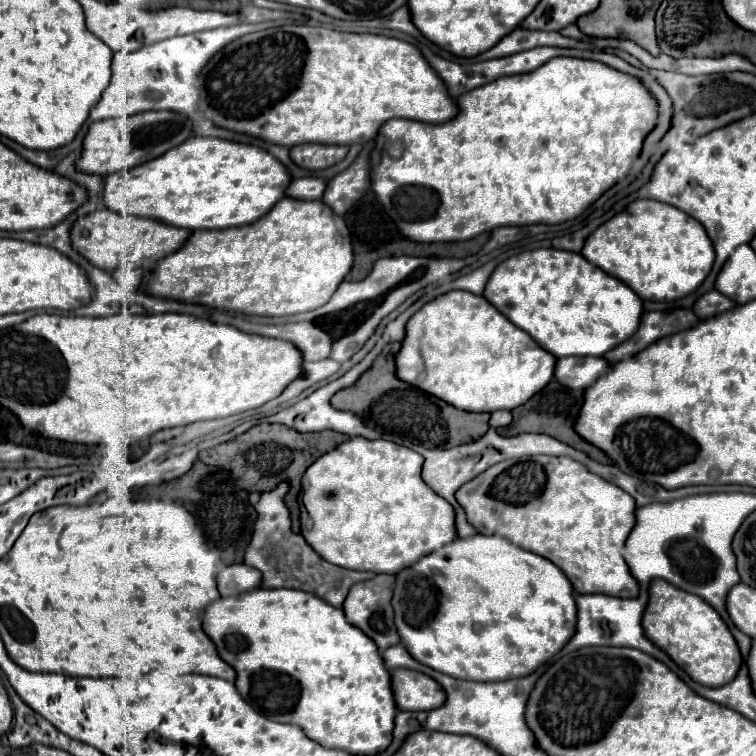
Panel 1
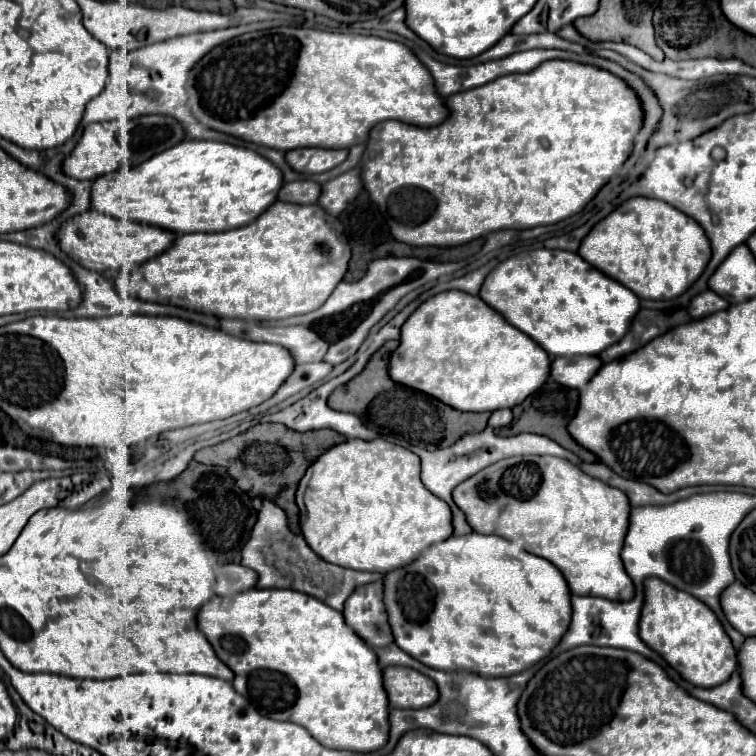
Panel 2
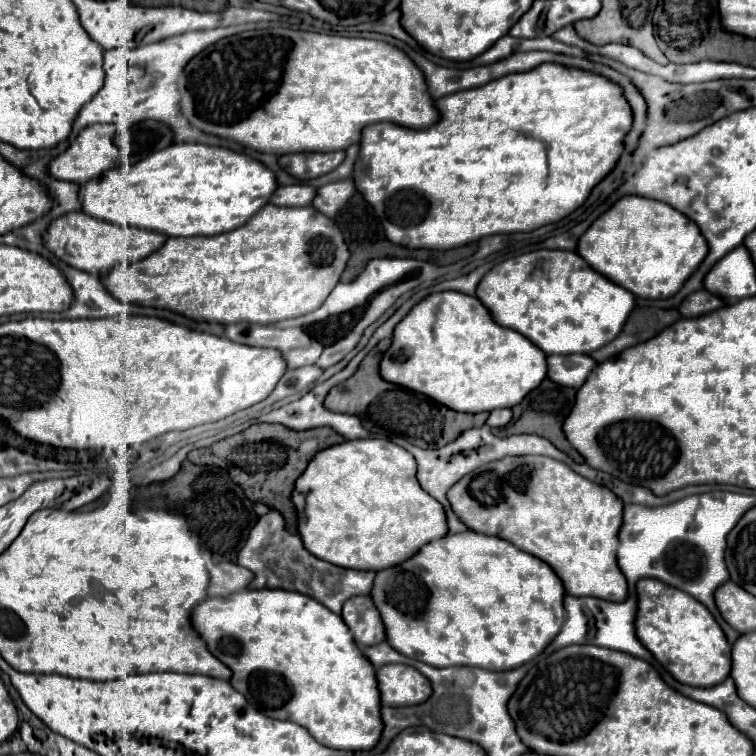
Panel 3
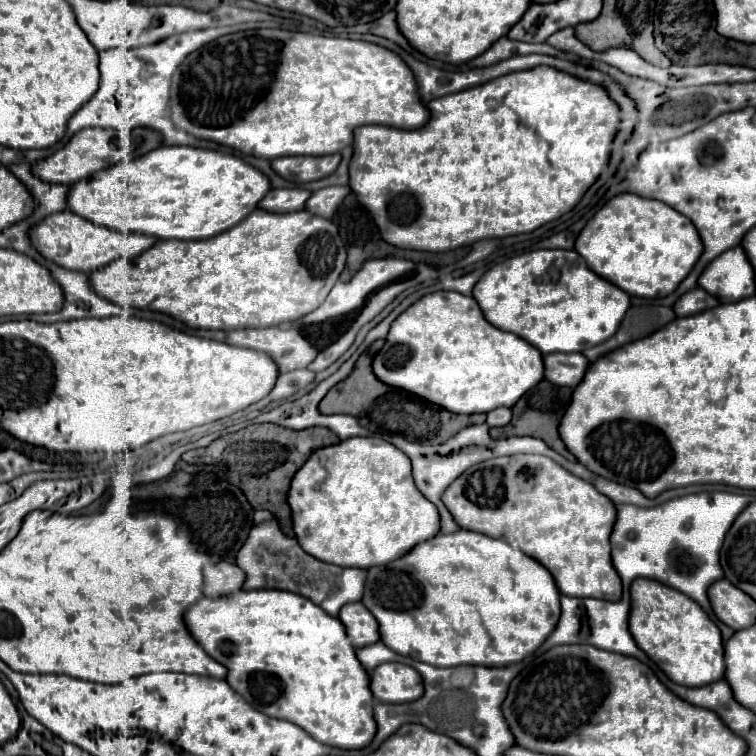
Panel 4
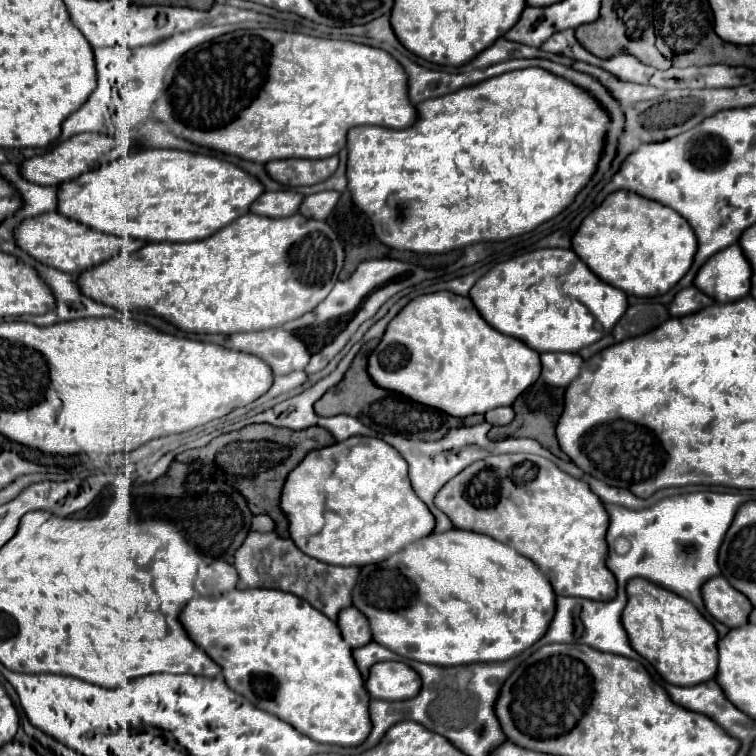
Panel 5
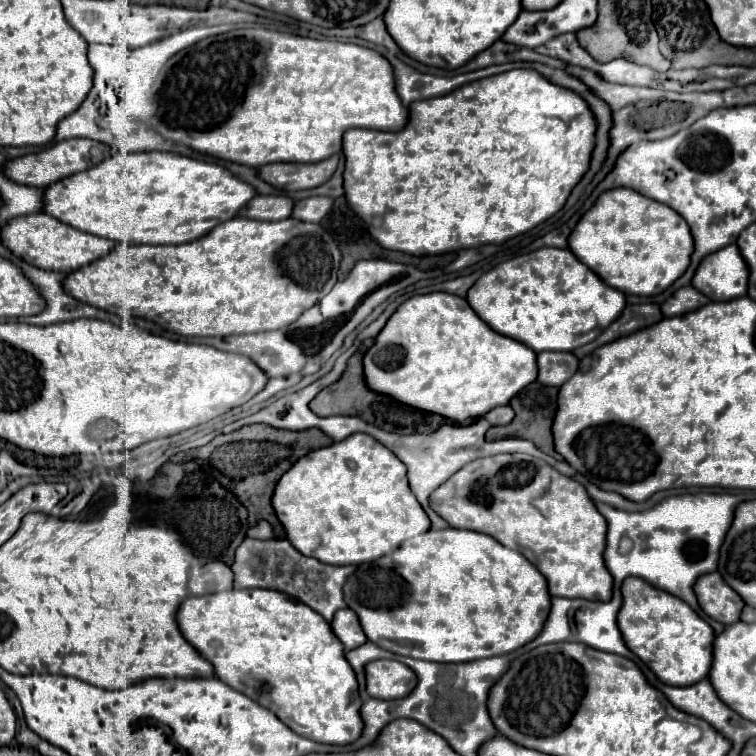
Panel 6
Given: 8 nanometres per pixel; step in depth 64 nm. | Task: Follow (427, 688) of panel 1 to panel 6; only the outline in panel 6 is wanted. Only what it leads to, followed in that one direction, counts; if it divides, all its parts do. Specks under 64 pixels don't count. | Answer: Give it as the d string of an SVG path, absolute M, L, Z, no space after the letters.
M374 660L366 666L366 692L372 698L394 700L408 696L416 686L416 674L396 660Z

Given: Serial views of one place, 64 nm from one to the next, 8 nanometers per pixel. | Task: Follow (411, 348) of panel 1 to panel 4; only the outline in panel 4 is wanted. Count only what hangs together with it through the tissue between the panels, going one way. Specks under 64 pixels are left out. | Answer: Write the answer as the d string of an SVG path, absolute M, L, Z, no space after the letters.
M432 292L416 300L390 326L386 344L374 356L372 370L376 378L388 386L406 390L426 402L438 404L454 414L490 412L500 406L514 406L518 398L534 388L544 376L542 354L526 340L492 326L476 300L458 292Z

